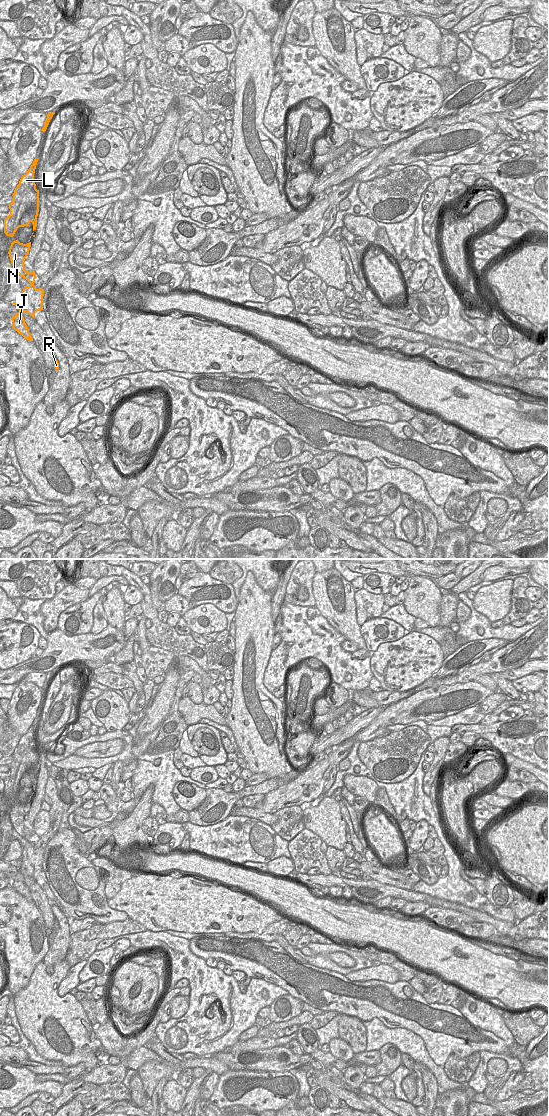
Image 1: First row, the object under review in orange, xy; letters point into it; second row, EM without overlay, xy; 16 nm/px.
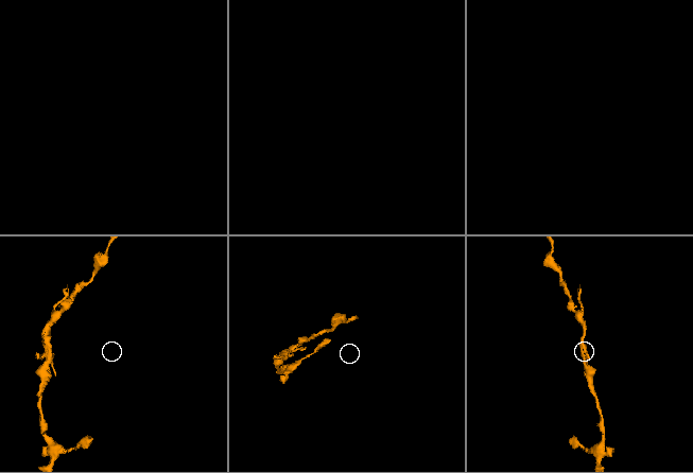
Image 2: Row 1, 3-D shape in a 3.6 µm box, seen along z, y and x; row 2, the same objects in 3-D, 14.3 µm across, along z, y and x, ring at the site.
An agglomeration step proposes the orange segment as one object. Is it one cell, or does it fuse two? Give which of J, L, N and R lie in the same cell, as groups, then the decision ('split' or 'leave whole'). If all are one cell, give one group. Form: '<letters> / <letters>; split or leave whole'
J L N R; leave whole

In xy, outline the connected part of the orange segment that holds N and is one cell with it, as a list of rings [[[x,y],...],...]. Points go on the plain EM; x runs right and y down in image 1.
[[[16,800],[11,803],[8,814],[14,830],[30,843],[29,846],[24,846],[22,857],[13,862],[19,872],[11,879],[12,888],[27,900],[33,901],[22,873],[27,872],[34,878],[34,874],[43,869],[44,850],[35,847],[34,842],[37,837],[34,830],[31,832],[25,830],[24,821],[29,814],[30,807],[31,802],[23,804]]]

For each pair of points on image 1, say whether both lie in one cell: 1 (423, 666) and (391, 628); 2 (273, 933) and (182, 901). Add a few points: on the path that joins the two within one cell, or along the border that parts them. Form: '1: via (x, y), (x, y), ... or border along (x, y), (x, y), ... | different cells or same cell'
1: border along (406, 632), (396, 640), (382, 642), (378, 647) | different cells
2: border along (283, 917), (270, 923), (261, 933), (241, 933) | different cells

